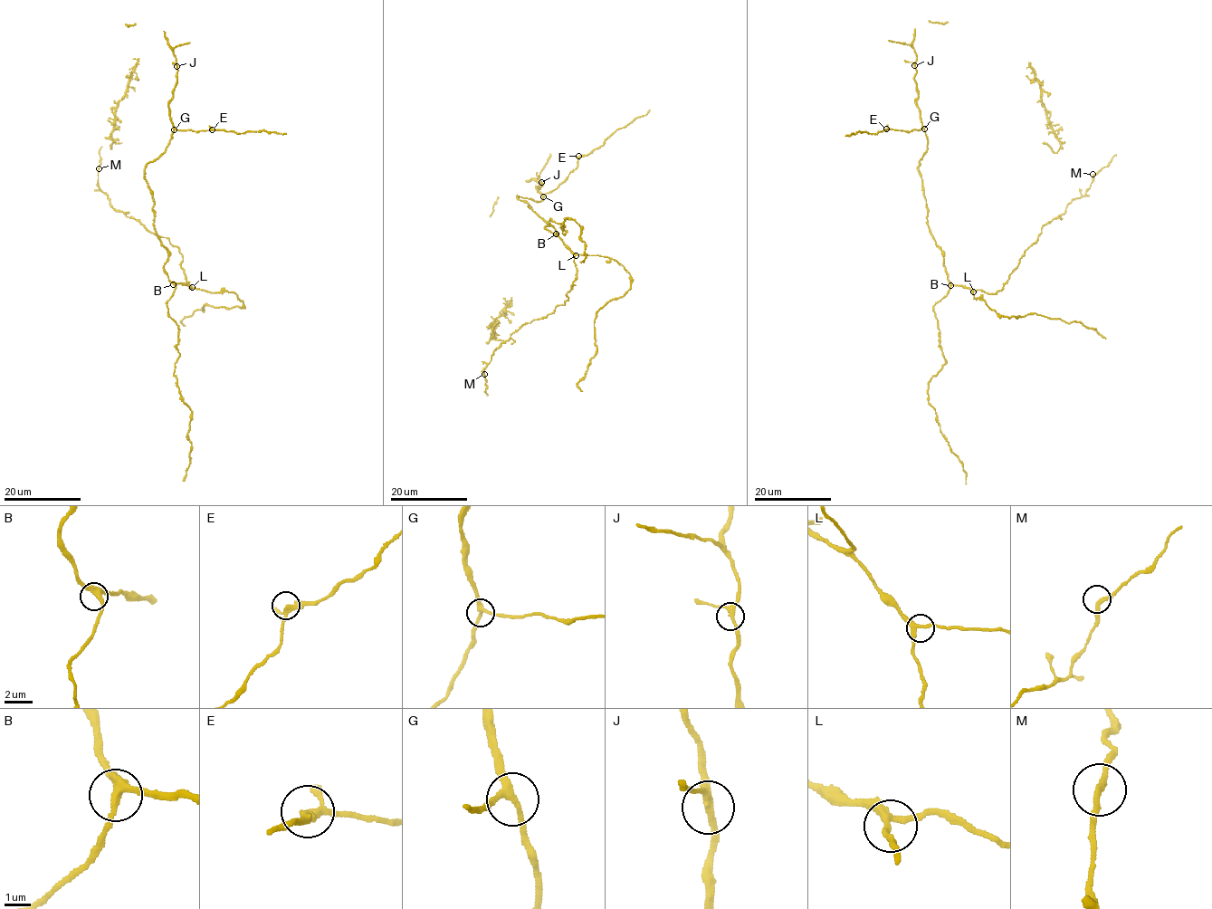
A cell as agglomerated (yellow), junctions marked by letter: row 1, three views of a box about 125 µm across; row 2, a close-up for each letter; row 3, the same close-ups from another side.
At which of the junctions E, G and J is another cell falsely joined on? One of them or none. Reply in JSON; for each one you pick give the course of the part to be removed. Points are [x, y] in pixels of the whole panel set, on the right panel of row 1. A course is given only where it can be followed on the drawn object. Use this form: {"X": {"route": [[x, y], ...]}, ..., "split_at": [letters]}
{"split_at": []}

